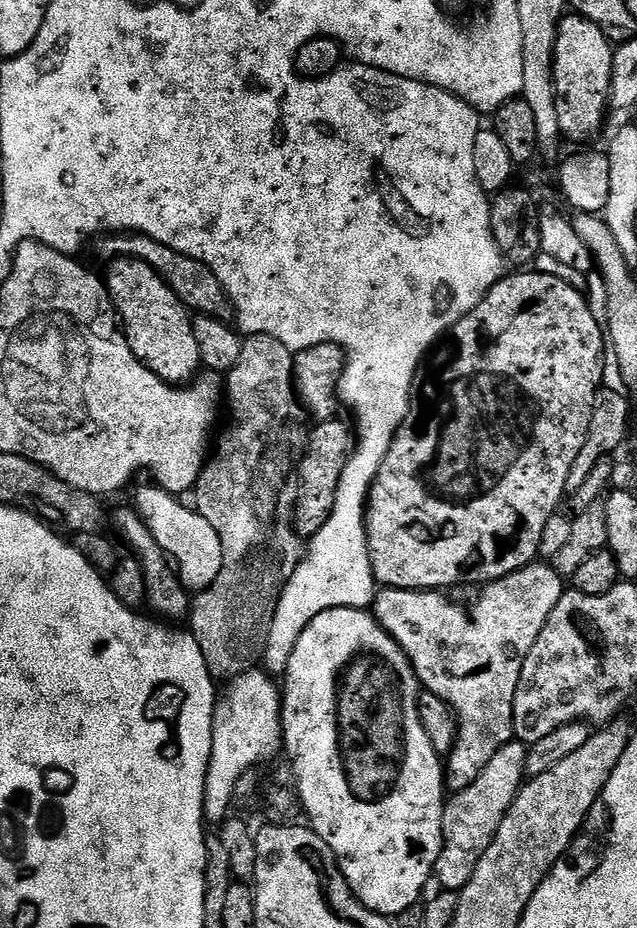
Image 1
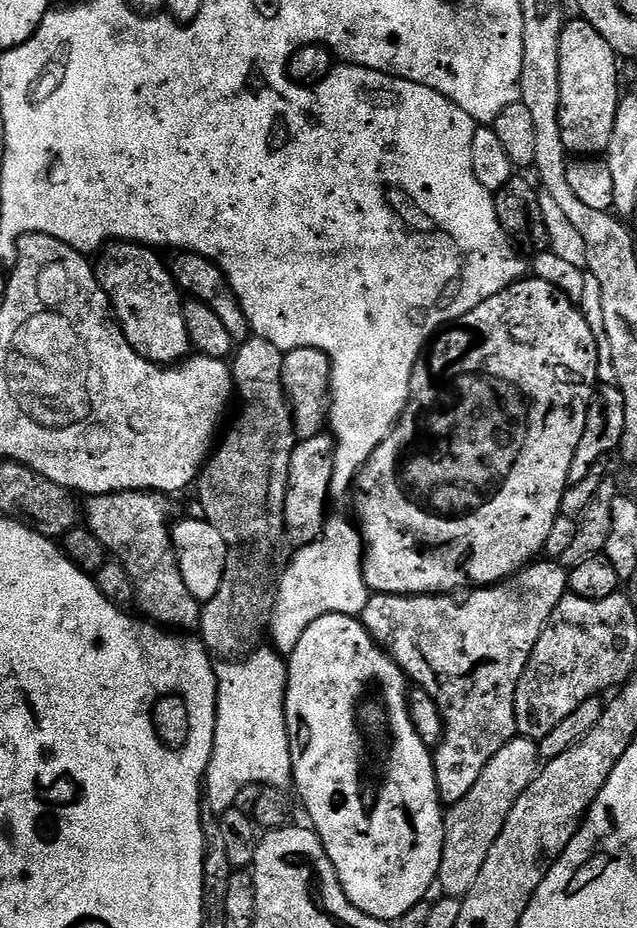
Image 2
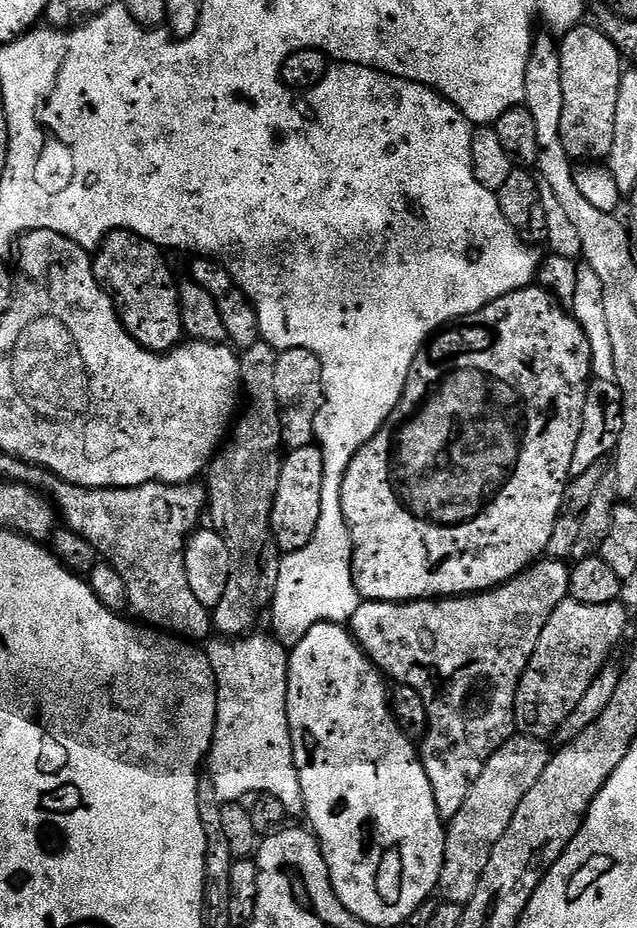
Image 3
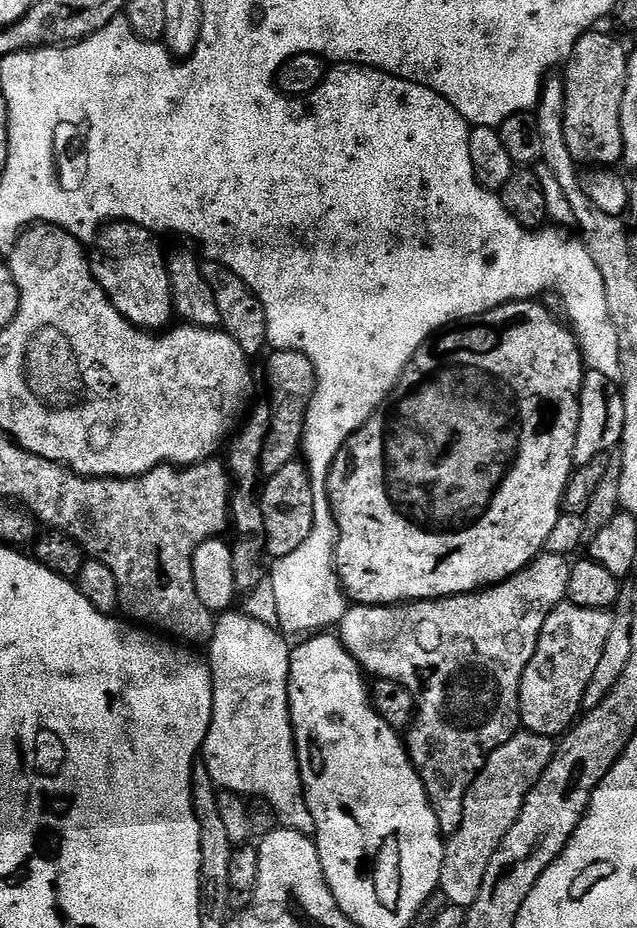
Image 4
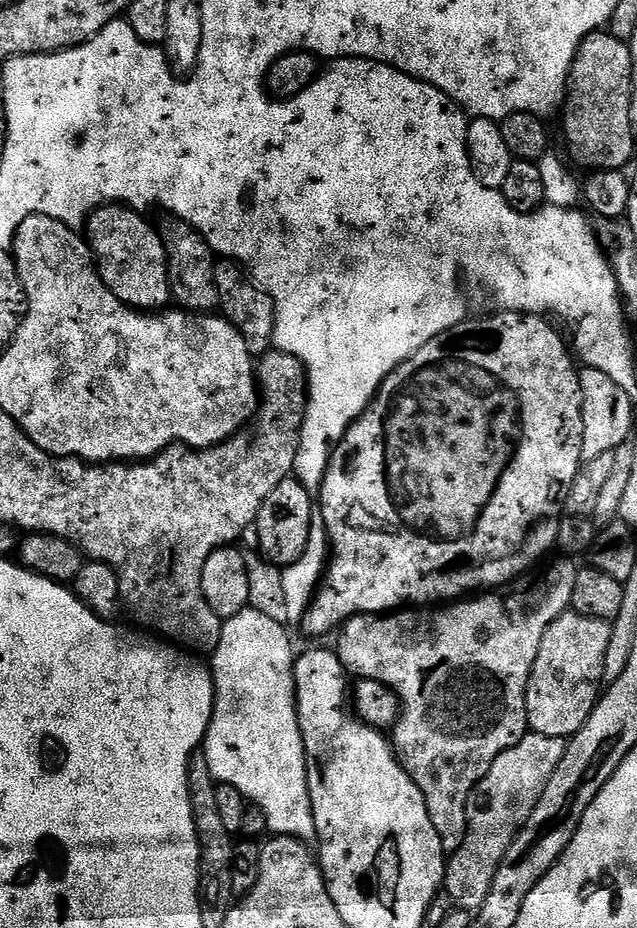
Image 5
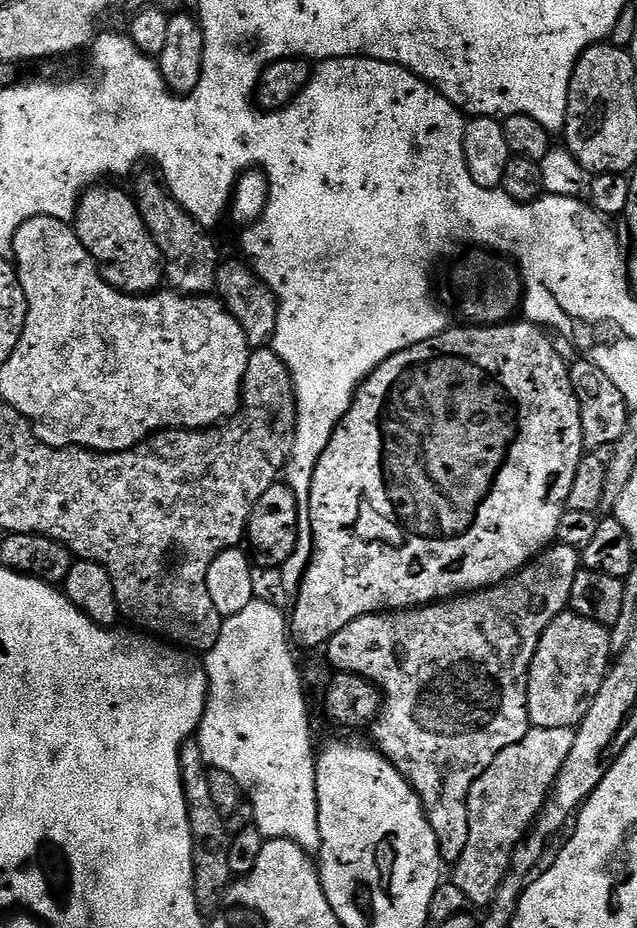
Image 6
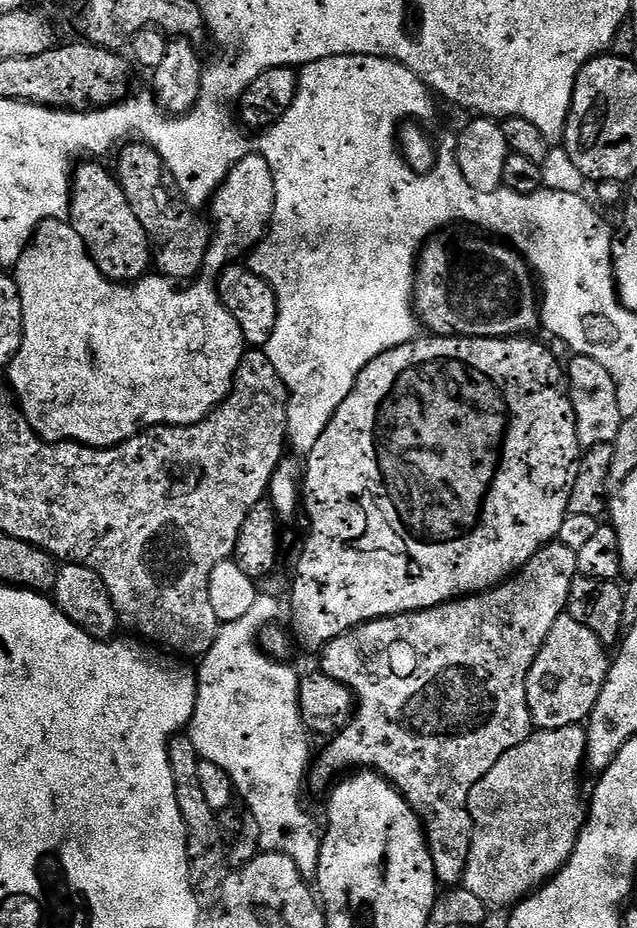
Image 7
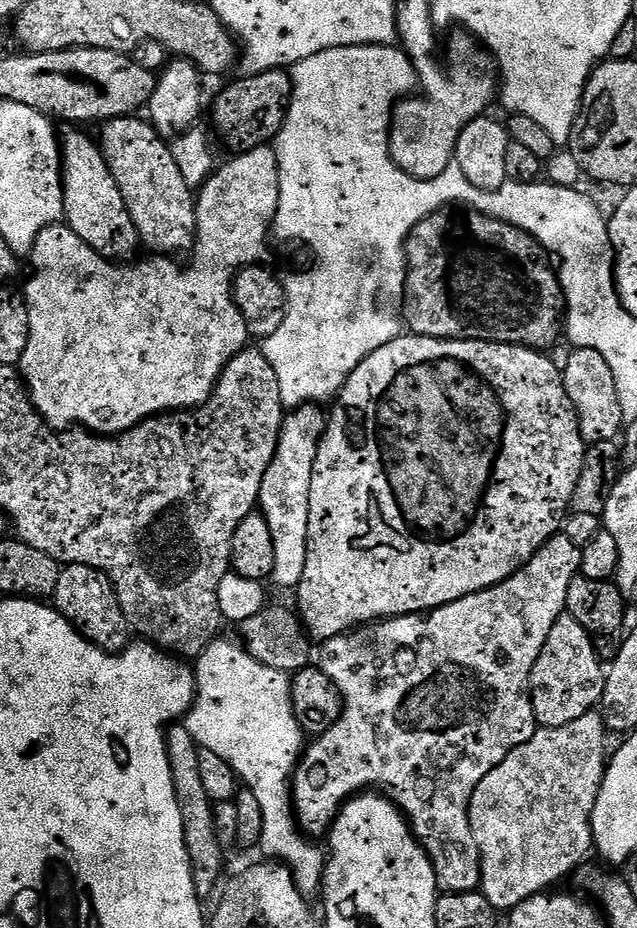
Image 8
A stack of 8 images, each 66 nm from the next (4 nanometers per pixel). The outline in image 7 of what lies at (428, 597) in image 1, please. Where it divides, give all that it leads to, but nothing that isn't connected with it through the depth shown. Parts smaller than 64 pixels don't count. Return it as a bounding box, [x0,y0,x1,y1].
[310,542,578,885]

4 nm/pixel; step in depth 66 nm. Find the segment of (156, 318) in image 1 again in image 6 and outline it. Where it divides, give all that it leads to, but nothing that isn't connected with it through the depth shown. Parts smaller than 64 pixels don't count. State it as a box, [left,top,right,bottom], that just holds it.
[74,188,165,296]

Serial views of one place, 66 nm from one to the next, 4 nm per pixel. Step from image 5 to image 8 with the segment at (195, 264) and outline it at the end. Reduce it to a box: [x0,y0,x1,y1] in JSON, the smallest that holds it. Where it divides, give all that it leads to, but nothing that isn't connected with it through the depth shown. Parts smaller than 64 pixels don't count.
[98,116,196,258]

